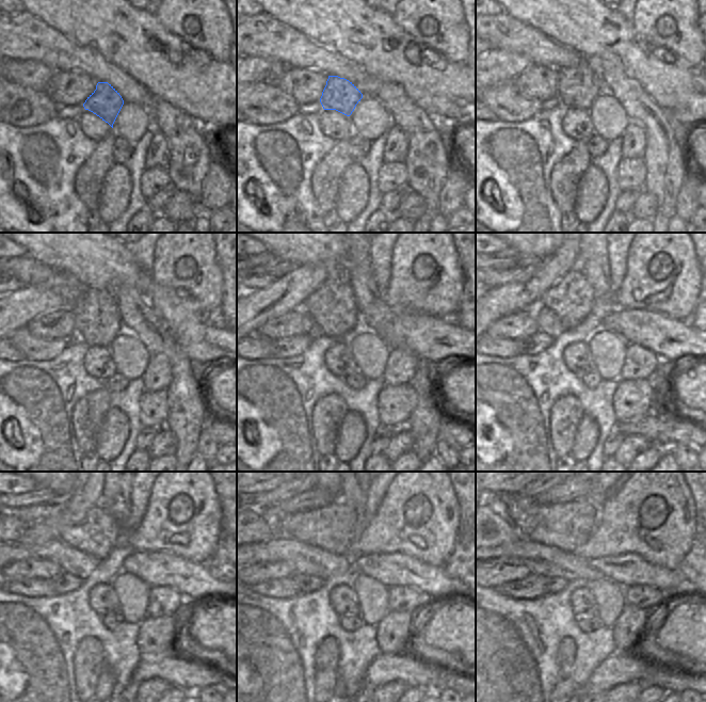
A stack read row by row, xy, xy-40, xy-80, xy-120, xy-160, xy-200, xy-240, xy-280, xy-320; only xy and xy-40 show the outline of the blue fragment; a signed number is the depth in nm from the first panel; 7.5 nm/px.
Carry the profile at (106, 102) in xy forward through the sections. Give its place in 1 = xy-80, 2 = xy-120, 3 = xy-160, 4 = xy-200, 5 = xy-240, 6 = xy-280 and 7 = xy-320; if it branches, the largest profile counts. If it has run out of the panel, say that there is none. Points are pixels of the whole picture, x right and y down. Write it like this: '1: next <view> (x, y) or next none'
1: next xy-80 (578, 86)
2: next xy-120 (97, 320)
3: next xy-160 (332, 307)
4: next xy-200 (572, 299)
5: next xy-240 (97, 533)
6: next xy-280 (333, 527)
7: next xy-320 (565, 525)

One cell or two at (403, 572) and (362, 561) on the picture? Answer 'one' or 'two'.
one

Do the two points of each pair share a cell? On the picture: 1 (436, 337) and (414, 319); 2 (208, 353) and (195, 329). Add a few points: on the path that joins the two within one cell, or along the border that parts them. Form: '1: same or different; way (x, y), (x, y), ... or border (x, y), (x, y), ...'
1: same; way (431, 336), (419, 324)
2: same; way (207, 347), (195, 335)

